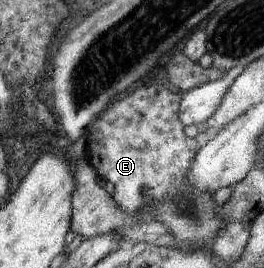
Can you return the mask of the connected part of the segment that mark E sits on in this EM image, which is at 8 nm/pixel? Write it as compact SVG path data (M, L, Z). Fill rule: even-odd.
M153 85L147 90L137 88L131 94L117 98L115 102L110 102L86 128L91 131L91 134L87 138L90 147L85 157L96 172L98 181L113 184L112 198L121 210L131 214L149 215L156 221L166 224L176 242L189 242L189 244L203 242L202 246L194 248L207 247L210 249L214 236L228 221L218 216L222 205L216 206L212 202L211 199L215 193L200 191L186 180L189 167L201 147L195 140L185 137L184 126L181 124L180 118L177 118L179 103L179 94L171 94L169 90ZM206 240L210 240L211 244L205 245Z

